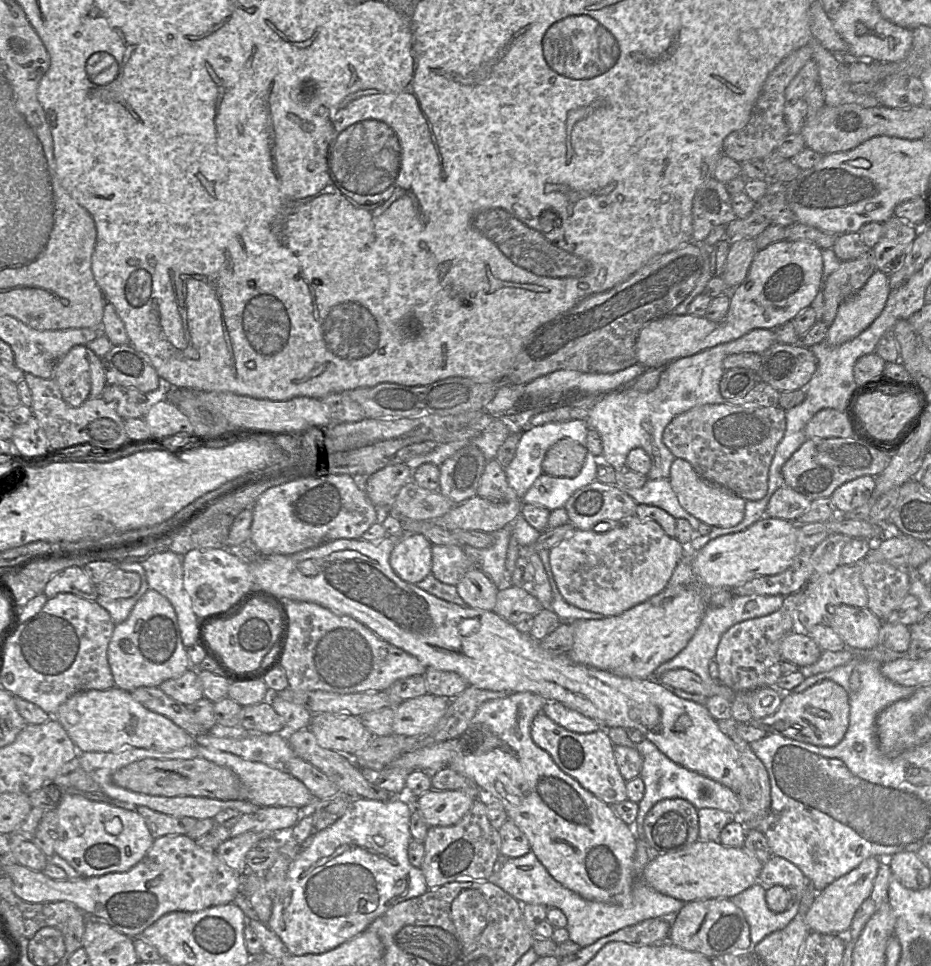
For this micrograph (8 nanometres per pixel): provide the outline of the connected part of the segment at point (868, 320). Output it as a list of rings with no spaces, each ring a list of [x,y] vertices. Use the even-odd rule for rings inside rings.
[[[875,270],[861,289],[840,304],[824,342],[837,346],[863,332],[881,314],[889,293],[888,275]]]

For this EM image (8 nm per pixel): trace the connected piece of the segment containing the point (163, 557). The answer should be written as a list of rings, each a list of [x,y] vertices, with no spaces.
[[[170,551],[155,553],[141,563],[146,575],[149,589],[164,596],[174,608],[180,630],[182,643],[188,648],[197,643],[198,617],[192,610],[190,596],[183,587],[182,557]]]

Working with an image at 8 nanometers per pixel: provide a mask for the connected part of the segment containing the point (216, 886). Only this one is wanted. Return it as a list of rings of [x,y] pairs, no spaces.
[[[165,835],[154,839],[147,854],[126,872],[54,880],[43,872],[16,863],[3,866],[3,874],[10,877],[14,893],[24,901],[70,902],[89,917],[101,920],[131,938],[136,938],[170,912],[198,912],[232,903],[242,886],[242,875],[228,867],[216,852],[203,849],[187,835]]]

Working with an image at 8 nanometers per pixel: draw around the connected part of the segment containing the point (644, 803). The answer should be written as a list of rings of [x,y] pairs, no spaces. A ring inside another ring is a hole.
[[[611,727],[605,729],[614,746],[627,746],[636,749],[643,759],[642,769],[639,777],[645,785],[644,796],[638,803],[641,815],[646,817],[649,810],[660,800],[682,798],[689,801],[697,810],[702,808],[715,808],[729,812],[738,817],[741,810],[741,803],[738,794],[730,788],[716,782],[695,771],[689,770],[670,760],[663,754],[655,744],[648,739],[639,743],[632,742],[627,731],[621,727]]]

